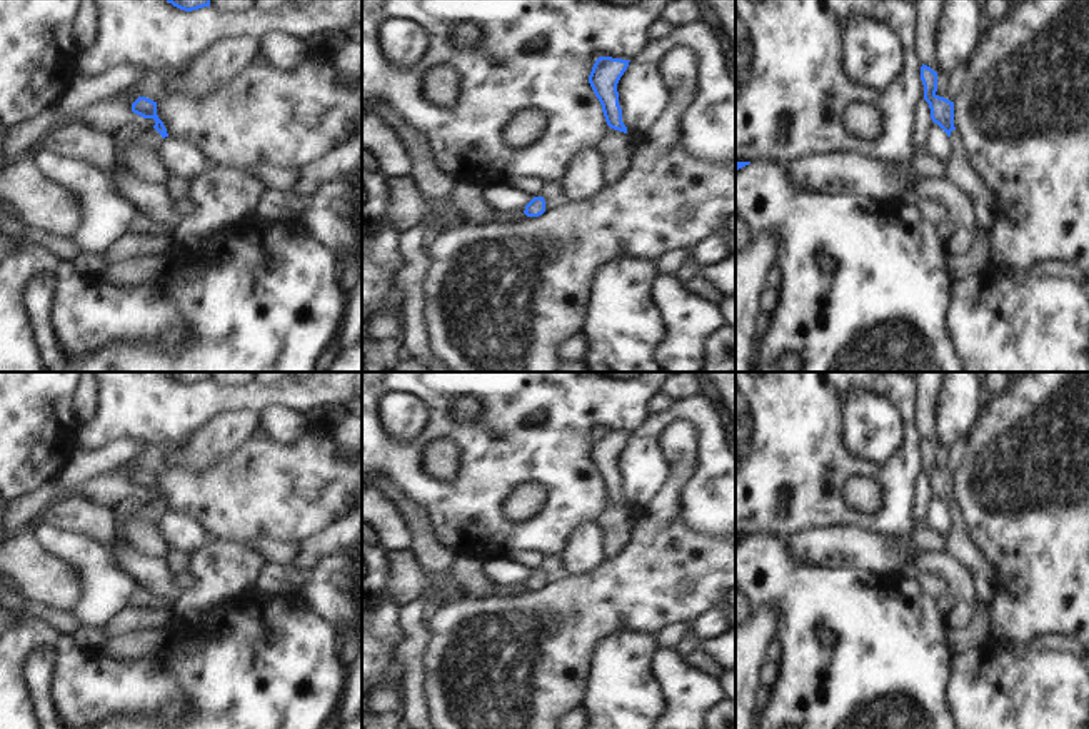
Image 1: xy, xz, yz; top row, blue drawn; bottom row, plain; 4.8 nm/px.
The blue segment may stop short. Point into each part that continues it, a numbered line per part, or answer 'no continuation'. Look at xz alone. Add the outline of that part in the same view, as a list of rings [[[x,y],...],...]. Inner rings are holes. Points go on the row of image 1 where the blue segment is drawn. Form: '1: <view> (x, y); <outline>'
1: xz (501, 217); [[[497,214],[495,222],[497,224],[510,224],[520,217],[527,217],[525,214]]]

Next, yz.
1: yz (984, 201); [[[952,130],[949,138],[954,153],[947,162],[947,180],[967,197],[979,229],[989,234],[996,225],[996,212],[999,207],[997,194],[976,173],[967,152],[961,147],[961,135],[957,130]]]

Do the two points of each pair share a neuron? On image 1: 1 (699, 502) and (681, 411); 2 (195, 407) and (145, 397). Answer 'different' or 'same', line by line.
1: same
2: same

